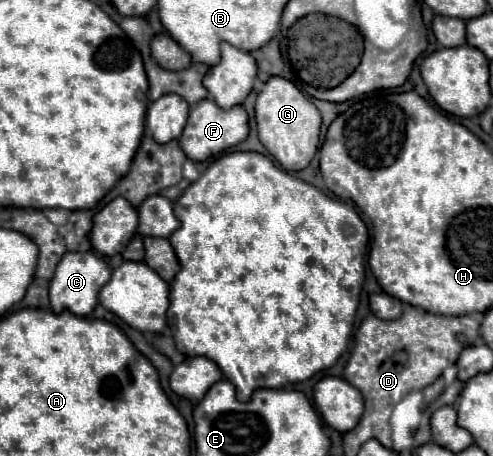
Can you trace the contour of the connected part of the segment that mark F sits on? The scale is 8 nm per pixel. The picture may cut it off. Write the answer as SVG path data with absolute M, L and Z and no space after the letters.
M203 99L197 105L193 105L191 113L189 113L189 121L183 129L183 135L179 137L179 145L183 147L185 155L191 161L205 161L209 158L223 153L229 147L241 143L249 133L249 121L247 121L247 113L241 105L235 105L231 109L221 109L215 105L213 99Z

